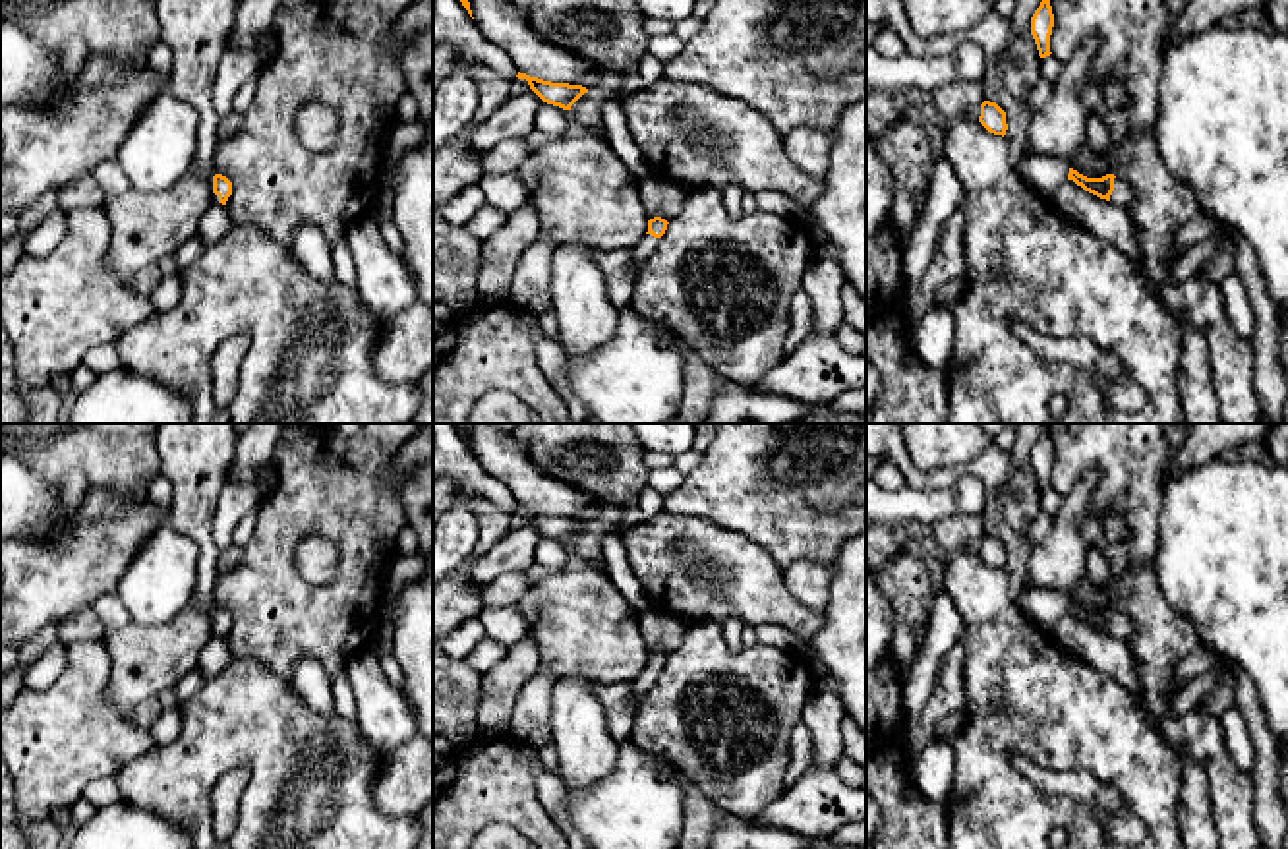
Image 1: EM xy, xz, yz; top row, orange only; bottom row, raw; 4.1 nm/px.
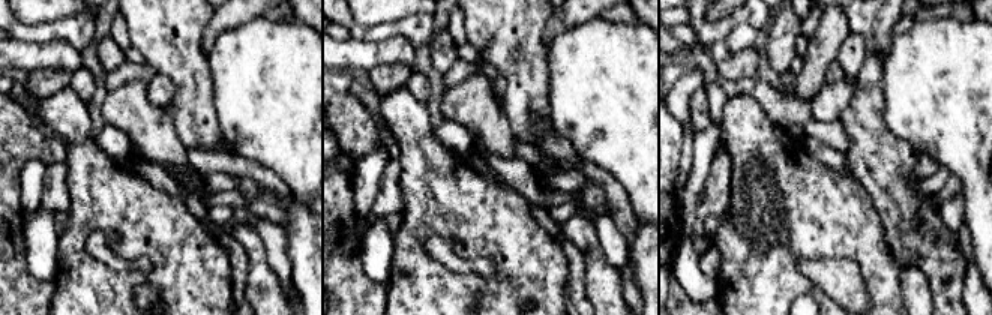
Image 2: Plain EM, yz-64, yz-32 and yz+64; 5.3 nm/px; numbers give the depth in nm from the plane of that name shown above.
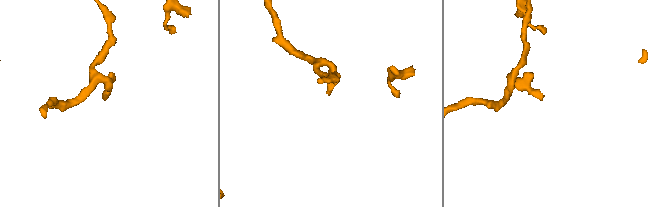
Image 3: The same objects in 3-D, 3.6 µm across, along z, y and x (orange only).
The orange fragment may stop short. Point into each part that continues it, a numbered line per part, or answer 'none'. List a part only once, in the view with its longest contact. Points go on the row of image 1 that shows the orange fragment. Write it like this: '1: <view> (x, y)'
1: yz (1122, 196)

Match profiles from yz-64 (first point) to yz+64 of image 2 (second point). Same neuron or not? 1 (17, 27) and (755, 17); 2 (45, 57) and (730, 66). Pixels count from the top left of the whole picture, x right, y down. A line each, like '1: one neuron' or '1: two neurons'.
1: one neuron
2: two neurons

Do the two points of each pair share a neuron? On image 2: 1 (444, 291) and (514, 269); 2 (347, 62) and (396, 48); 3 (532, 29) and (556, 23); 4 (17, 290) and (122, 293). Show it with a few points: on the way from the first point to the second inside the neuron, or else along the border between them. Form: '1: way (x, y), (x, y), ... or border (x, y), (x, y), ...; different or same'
1: way (461, 291), (492, 288), (497, 284); same
2: way (359, 54), (384, 53); same
3: border (553, 15), (545, 26), (544, 42), (547, 45); different
4: border (54, 281), (54, 296), (51, 299); different

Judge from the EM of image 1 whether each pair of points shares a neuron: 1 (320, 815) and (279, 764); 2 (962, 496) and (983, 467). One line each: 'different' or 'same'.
1: same
2: different

